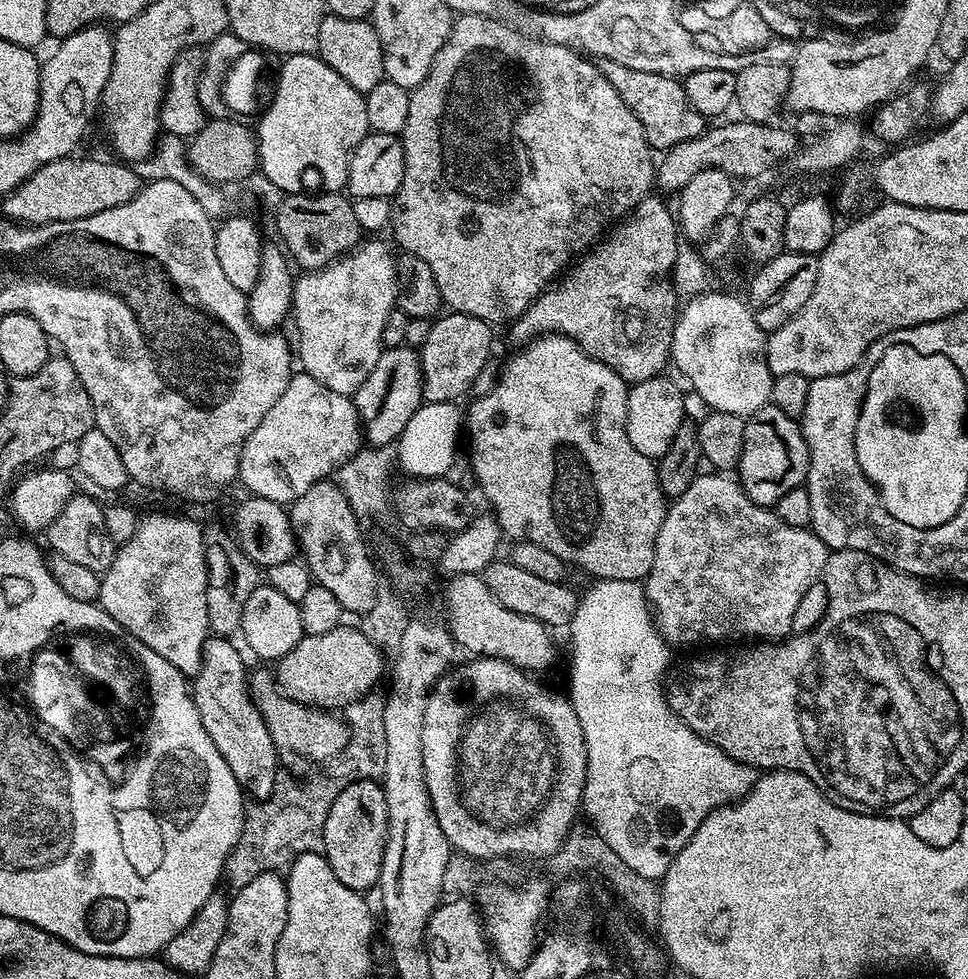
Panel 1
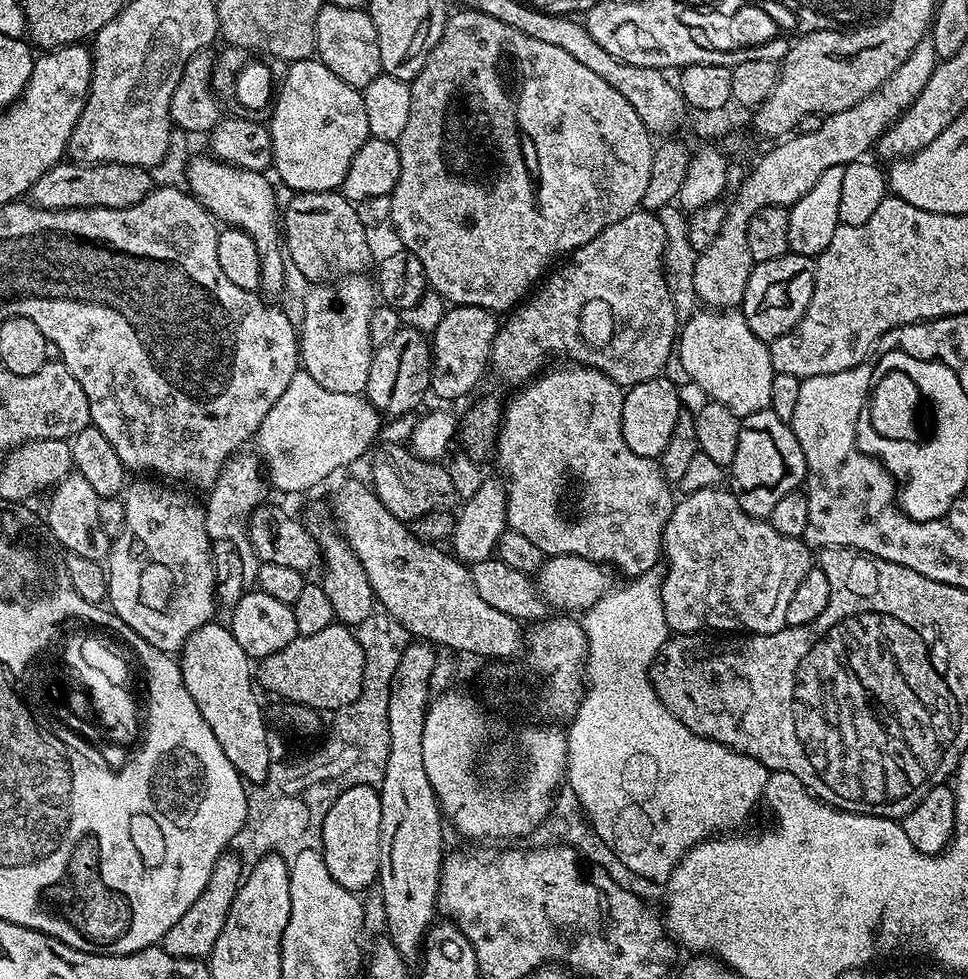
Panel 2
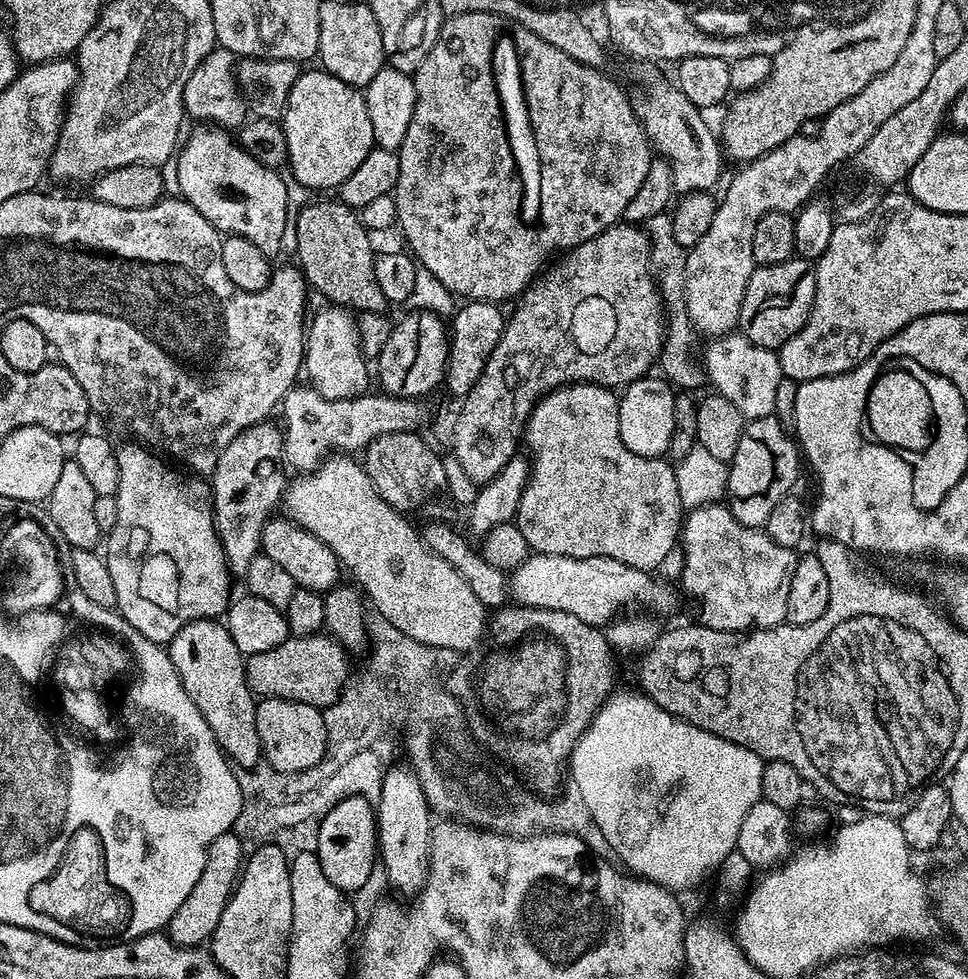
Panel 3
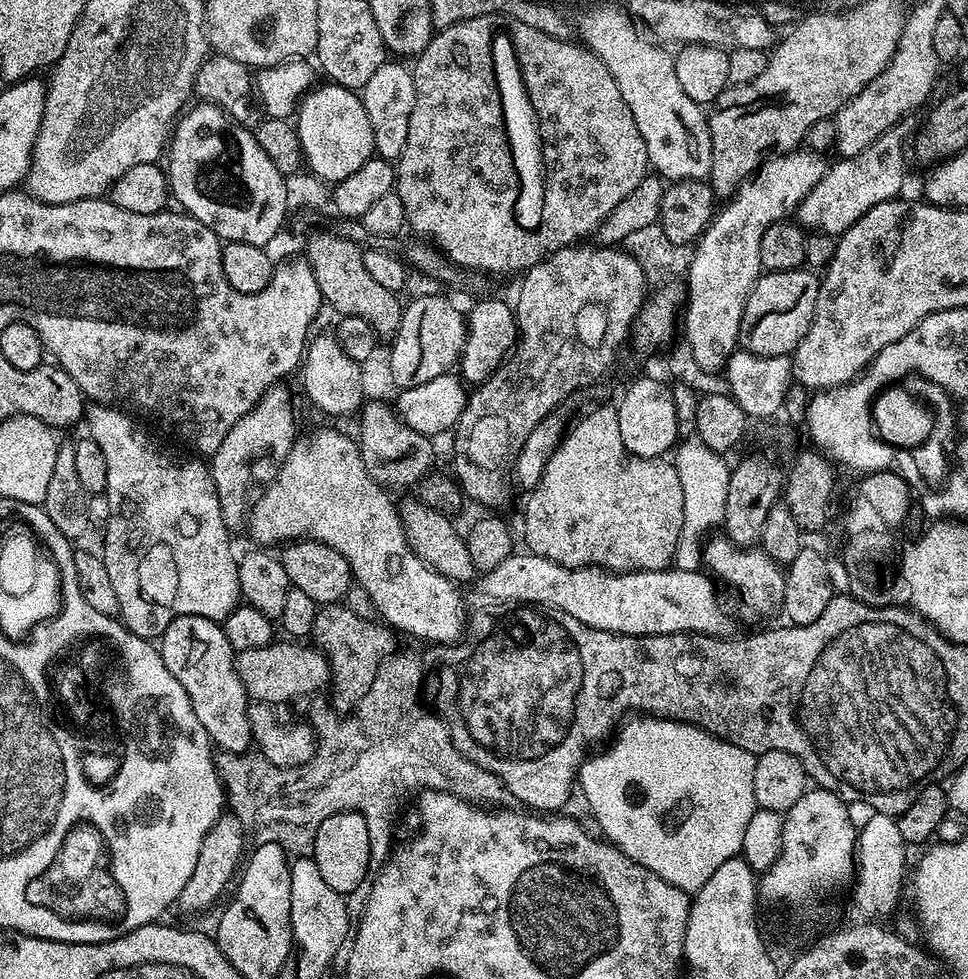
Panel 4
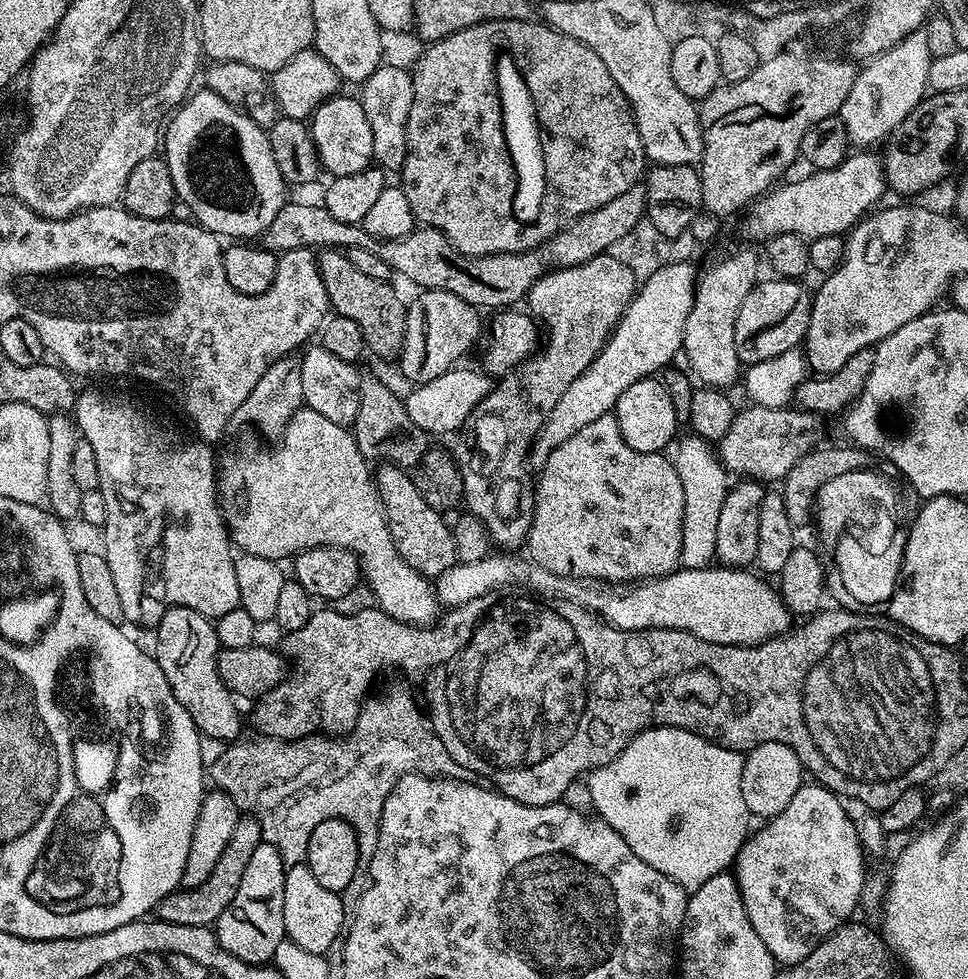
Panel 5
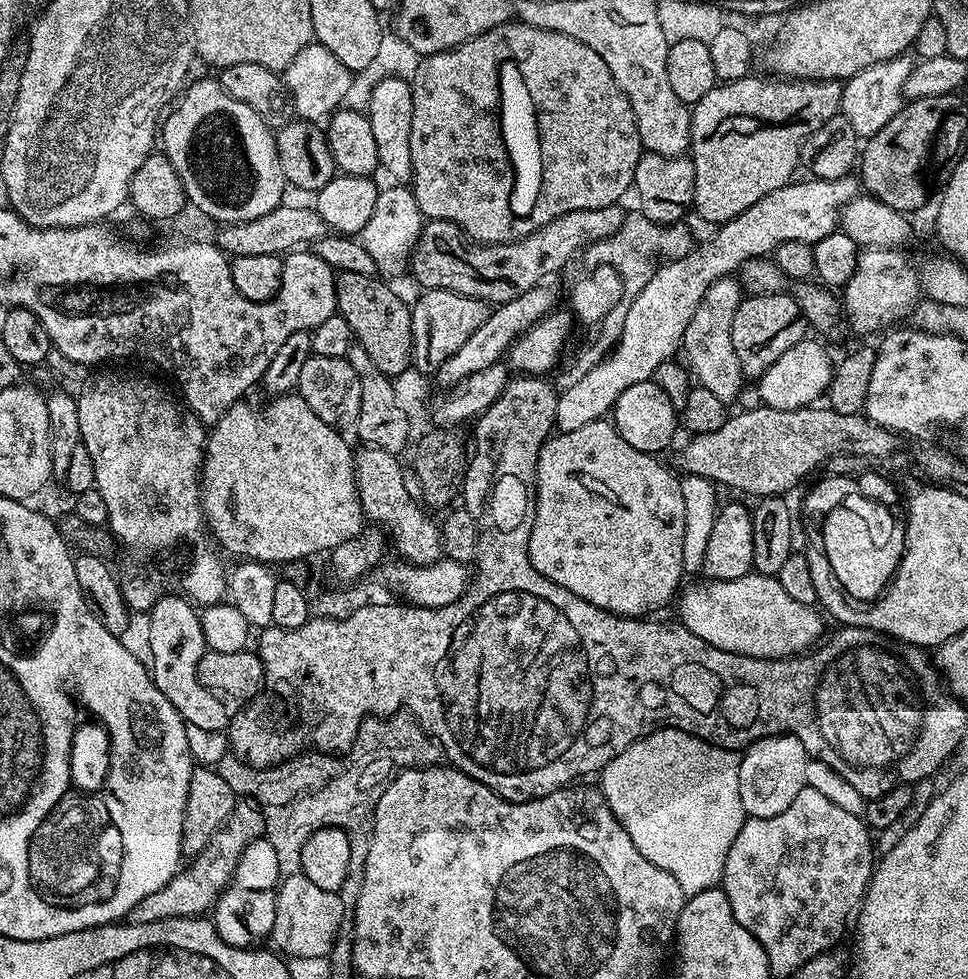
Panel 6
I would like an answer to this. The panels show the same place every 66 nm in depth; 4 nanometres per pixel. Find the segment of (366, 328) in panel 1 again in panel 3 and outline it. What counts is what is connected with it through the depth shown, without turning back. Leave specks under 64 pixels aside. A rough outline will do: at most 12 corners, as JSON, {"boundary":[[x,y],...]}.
{"boundary":[[328,306],[306,328],[303,371],[322,398],[369,391],[356,316]]}

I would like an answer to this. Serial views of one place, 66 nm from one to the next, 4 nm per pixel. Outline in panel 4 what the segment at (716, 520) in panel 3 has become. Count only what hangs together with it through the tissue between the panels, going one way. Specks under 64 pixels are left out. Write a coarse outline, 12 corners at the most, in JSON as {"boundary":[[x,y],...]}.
{"boundary":[[703,541],[703,567],[742,611],[782,605],[785,569],[759,546]]}

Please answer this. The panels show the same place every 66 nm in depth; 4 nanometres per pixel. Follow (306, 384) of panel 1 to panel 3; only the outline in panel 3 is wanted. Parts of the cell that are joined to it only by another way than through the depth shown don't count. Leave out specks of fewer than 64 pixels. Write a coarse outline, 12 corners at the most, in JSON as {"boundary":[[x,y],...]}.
{"boundary":[[293,386],[284,408],[284,463],[317,471],[390,432],[428,420],[420,398],[331,400]]}

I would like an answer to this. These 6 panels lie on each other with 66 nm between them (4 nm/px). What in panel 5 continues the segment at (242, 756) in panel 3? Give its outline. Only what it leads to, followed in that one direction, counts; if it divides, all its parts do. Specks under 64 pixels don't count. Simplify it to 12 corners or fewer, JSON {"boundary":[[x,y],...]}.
{"boundary":[[168,608],[154,655],[201,737],[241,735],[209,617]]}

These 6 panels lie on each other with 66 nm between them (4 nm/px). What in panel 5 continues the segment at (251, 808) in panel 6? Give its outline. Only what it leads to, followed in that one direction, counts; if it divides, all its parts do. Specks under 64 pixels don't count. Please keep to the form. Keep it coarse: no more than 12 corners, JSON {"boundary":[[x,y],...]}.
{"boundary":[[241,815],[223,856],[200,887],[179,889],[156,907],[174,925],[213,925],[233,901],[262,841]]}

